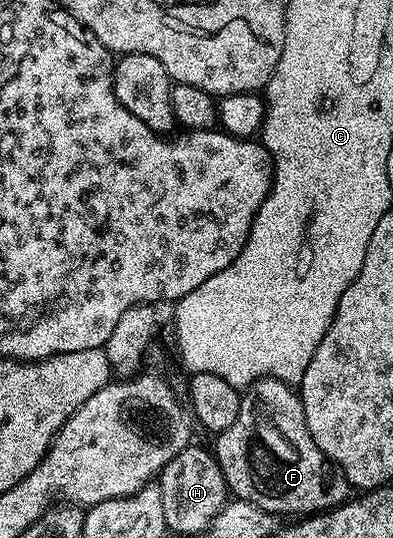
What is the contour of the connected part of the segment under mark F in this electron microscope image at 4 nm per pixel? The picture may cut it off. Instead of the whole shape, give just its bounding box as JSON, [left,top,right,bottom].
[212,377,352,518]

